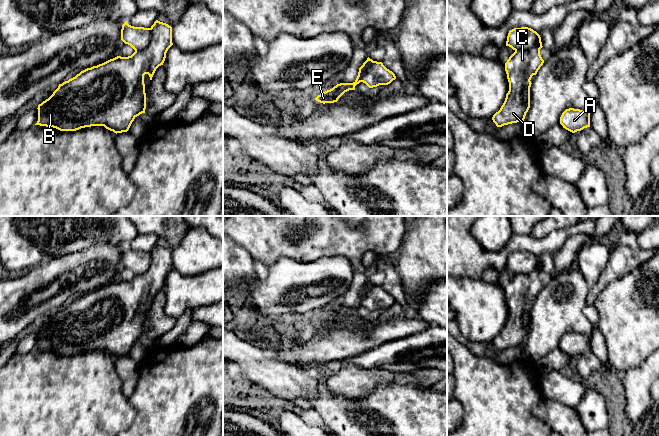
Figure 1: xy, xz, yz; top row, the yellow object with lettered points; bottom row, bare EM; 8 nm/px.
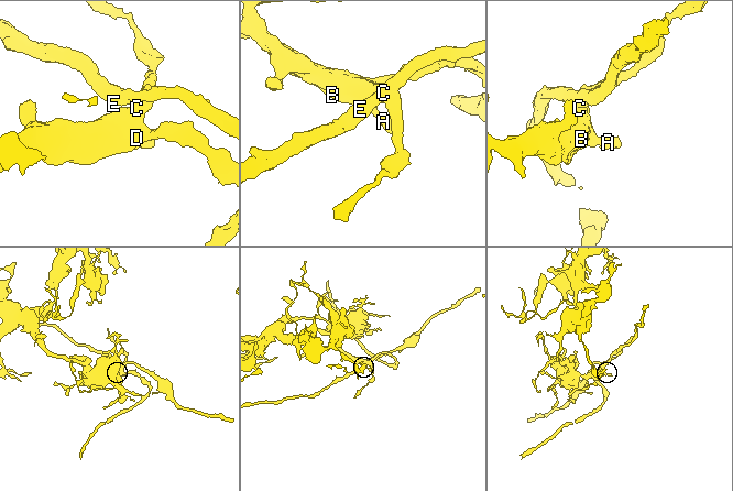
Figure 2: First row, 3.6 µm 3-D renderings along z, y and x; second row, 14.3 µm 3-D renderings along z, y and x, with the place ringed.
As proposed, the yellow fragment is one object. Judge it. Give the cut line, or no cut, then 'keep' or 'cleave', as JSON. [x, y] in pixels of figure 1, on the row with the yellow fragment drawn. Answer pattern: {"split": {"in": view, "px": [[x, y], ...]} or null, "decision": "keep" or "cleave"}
{"split": {"in": "xy", "px": [[151, 28], [150, 42], [144, 48], [135, 51]]}, "decision": "cleave"}

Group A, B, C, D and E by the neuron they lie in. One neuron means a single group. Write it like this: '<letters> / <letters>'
A B C D / E

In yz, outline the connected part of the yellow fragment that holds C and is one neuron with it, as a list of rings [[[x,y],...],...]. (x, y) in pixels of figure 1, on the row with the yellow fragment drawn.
[[[539,35],[534,46],[515,51],[505,63],[509,91],[500,110],[492,117],[497,127],[524,121],[530,108],[530,80],[544,63],[540,55],[542,47]]]

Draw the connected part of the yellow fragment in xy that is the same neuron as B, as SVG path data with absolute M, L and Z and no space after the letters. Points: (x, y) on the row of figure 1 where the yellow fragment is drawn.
M156 20L151 26L151 40L149 45L131 56L117 56L102 64L87 68L68 81L59 84L53 94L38 105L38 121L35 125L53 127L60 131L76 131L91 126L104 126L114 133L127 132L134 119L146 109L146 93L144 75L148 74L150 80L156 69L163 65L168 49L172 43L172 27Z

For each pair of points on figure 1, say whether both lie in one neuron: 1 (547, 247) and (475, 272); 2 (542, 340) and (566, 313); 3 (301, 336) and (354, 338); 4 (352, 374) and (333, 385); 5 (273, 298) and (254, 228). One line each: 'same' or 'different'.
1: same
2: same
3: same
4: same
5: different

